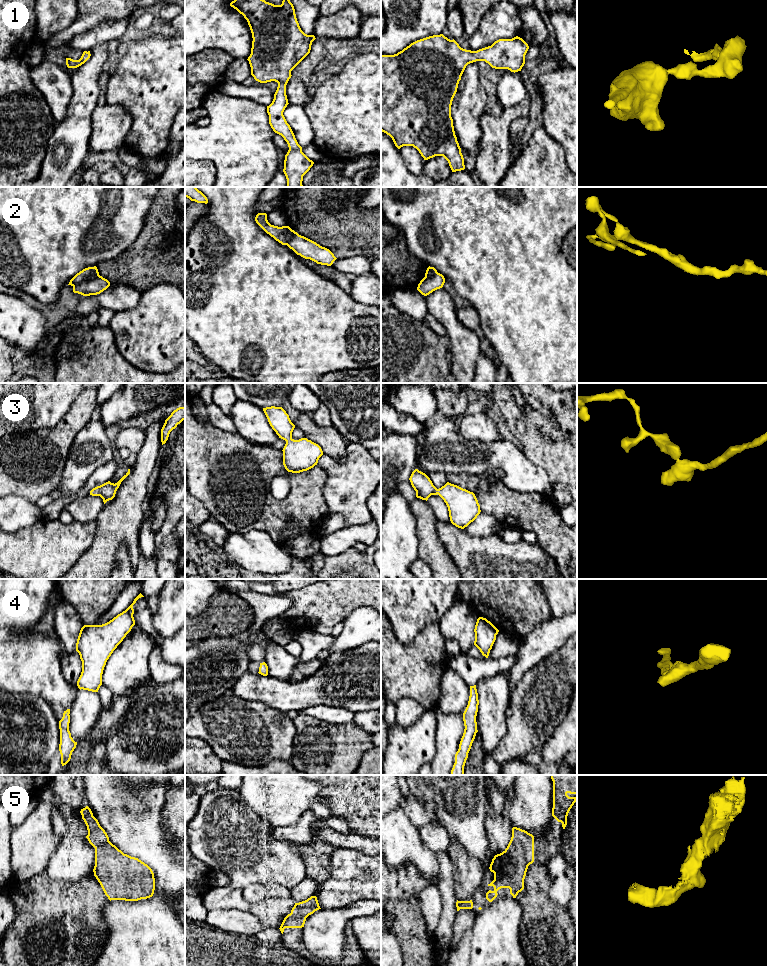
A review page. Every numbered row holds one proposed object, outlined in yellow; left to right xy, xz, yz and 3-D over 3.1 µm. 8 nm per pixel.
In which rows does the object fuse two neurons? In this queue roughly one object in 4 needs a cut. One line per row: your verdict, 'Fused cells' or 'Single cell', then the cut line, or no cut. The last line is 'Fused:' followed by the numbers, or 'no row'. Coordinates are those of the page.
1: Single cell. No split
2: Fused cells. Split along xy (98, 274), (72, 285)
3: Single cell. No split
4: Single cell. No split
5: Single cell. No split
Fused: 2

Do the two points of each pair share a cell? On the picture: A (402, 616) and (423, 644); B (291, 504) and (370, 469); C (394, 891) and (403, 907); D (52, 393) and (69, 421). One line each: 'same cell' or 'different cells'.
A: different cells
B: different cells
C: different cells
D: different cells

